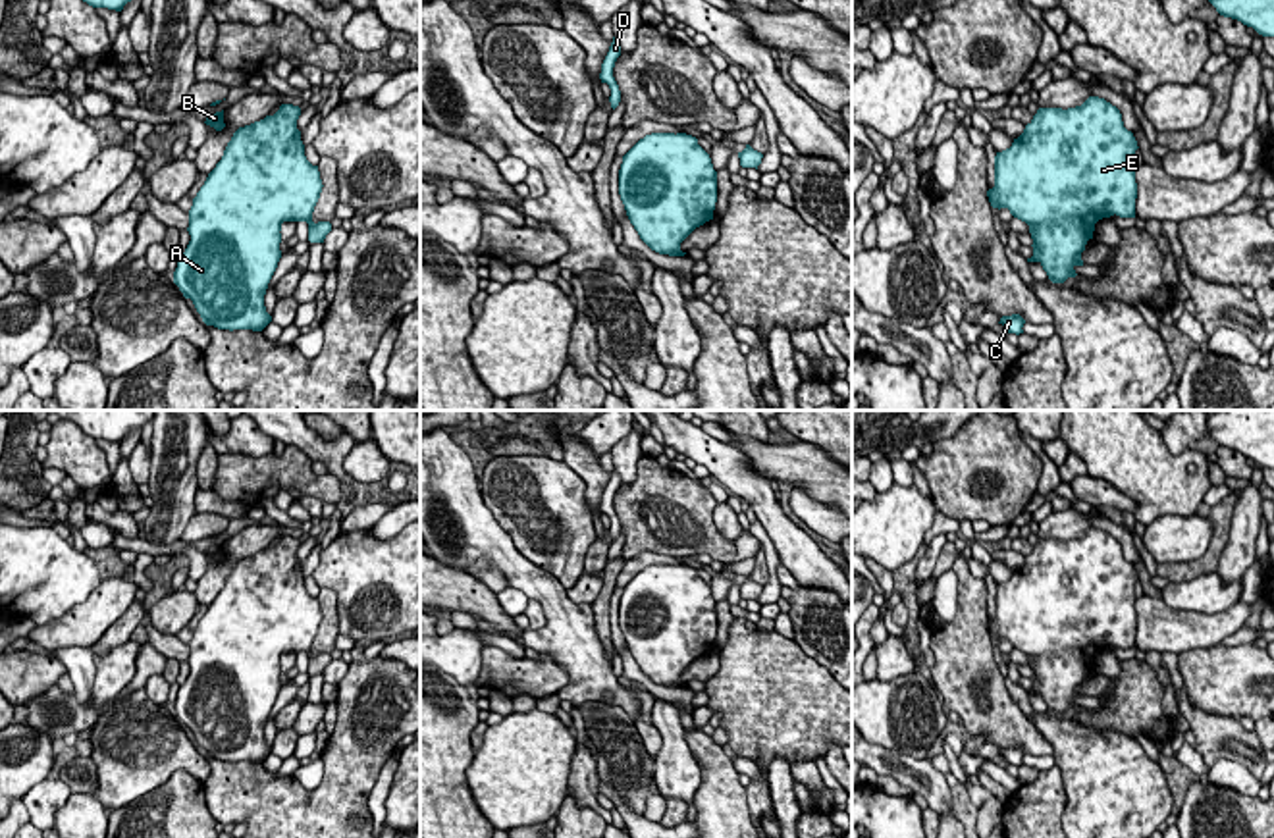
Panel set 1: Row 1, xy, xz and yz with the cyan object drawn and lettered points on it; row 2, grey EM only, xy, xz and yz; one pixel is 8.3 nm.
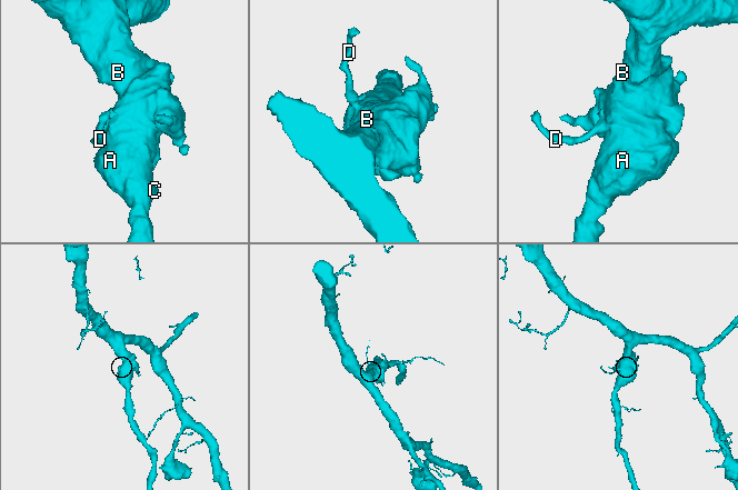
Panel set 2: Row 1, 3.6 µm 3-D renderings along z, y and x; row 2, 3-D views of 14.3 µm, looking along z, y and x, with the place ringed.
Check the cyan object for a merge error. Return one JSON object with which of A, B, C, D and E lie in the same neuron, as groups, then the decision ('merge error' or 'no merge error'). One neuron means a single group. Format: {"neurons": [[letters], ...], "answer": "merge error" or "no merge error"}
{"neurons": [["A", "B", "C", "D", "E"]], "answer": "no merge error"}

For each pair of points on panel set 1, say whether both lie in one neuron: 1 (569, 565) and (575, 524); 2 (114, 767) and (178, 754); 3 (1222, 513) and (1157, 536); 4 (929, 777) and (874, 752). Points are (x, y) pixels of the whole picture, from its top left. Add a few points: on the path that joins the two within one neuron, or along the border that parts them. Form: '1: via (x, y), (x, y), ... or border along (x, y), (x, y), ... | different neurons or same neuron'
1: via (569, 555), (569, 534) | same neuron
2: via (130, 767), (162, 759) | same neuron
3: border along (1209, 517), (1211, 544), (1199, 557), (1190, 559) | different neurons
4: via (916, 773), (887, 761) | same neuron

